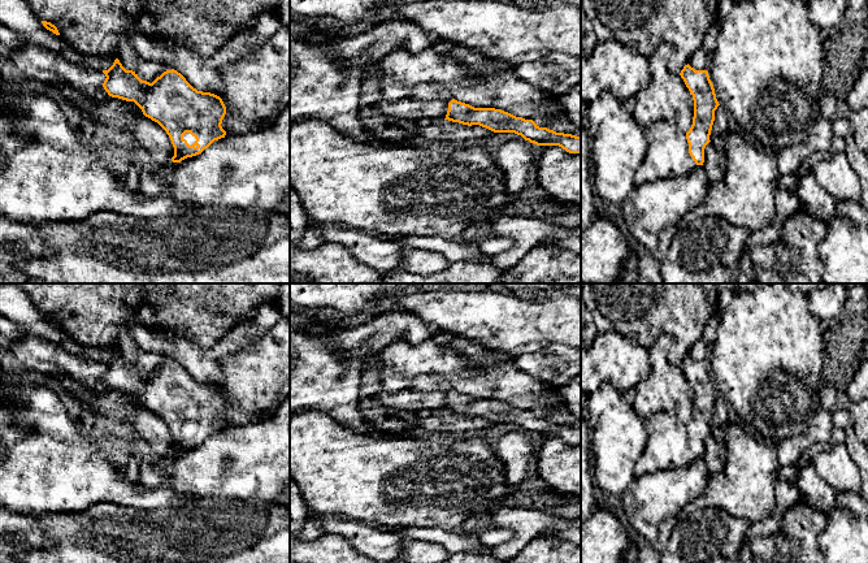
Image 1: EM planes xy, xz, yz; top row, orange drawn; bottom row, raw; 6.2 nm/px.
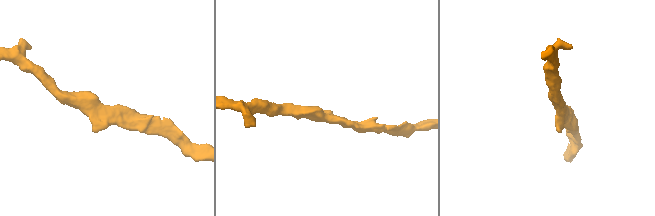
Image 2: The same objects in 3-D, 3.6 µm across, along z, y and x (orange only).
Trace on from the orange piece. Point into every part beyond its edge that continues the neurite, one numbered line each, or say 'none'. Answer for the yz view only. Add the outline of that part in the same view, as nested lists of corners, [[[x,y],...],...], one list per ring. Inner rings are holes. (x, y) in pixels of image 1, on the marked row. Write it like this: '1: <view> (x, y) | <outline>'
none

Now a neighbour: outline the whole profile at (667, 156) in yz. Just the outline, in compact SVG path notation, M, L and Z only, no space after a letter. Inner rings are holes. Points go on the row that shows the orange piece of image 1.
M659 120L643 130L647 151L635 174L637 186L660 178L690 174L696 166L689 153L686 133L673 121Z

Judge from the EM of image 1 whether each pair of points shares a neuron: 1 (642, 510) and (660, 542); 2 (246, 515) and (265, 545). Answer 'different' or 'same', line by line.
1: different
2: same

